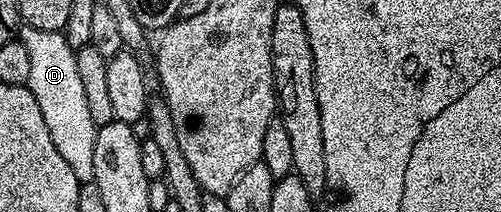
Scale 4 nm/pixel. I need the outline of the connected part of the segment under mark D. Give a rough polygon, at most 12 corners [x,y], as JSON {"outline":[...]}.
{"outline":[[23,24],[33,92],[53,148],[95,181],[77,52],[62,30]]}

